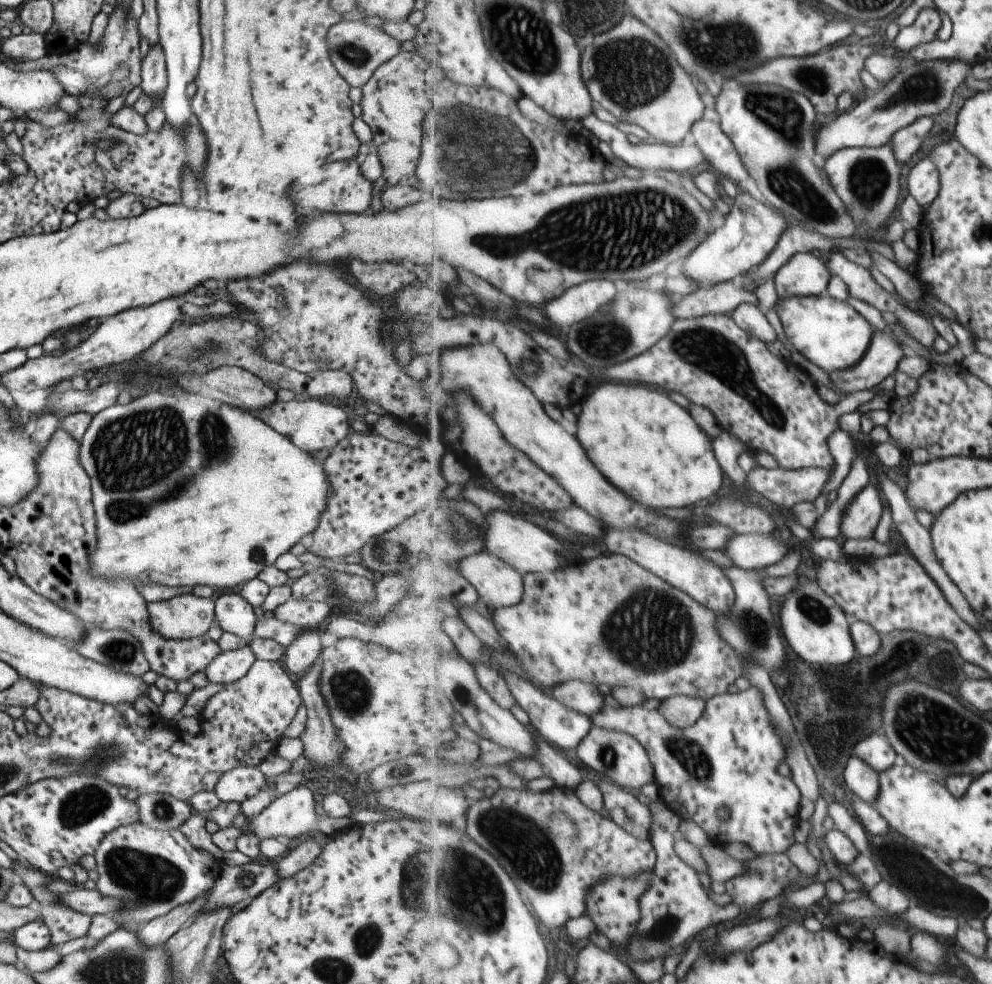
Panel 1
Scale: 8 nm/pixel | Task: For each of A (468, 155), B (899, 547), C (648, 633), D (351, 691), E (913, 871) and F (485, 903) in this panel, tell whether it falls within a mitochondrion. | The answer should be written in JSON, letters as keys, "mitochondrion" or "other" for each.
{"A":"mitochondrion","B":"other","C":"mitochondrion","D":"mitochondrion","E":"mitochondrion","F":"mitochondrion"}

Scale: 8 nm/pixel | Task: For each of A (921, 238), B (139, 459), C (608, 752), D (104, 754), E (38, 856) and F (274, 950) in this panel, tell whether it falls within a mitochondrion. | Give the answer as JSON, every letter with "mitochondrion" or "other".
{"A":"other","B":"mitochondrion","C":"mitochondrion","D":"mitochondrion","E":"other","F":"other"}

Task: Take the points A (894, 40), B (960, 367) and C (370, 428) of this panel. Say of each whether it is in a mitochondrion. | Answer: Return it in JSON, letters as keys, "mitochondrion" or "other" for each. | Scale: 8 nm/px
{"A":"other","B":"other","C":"other"}

